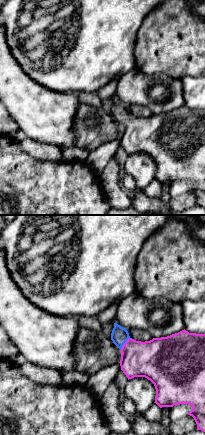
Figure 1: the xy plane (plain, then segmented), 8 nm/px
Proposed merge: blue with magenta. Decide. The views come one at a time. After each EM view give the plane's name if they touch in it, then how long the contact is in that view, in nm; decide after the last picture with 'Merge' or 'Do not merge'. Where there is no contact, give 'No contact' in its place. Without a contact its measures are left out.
Touches blue in xy. Shared border 130 nm

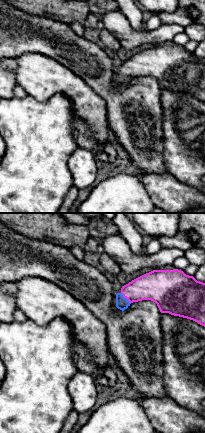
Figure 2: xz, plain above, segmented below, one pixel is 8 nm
Touches blue in xz. Shared border 120 nm

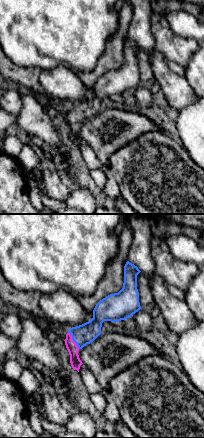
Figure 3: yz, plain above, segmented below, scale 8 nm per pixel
Touches blue in yz. Shared border 160 nm

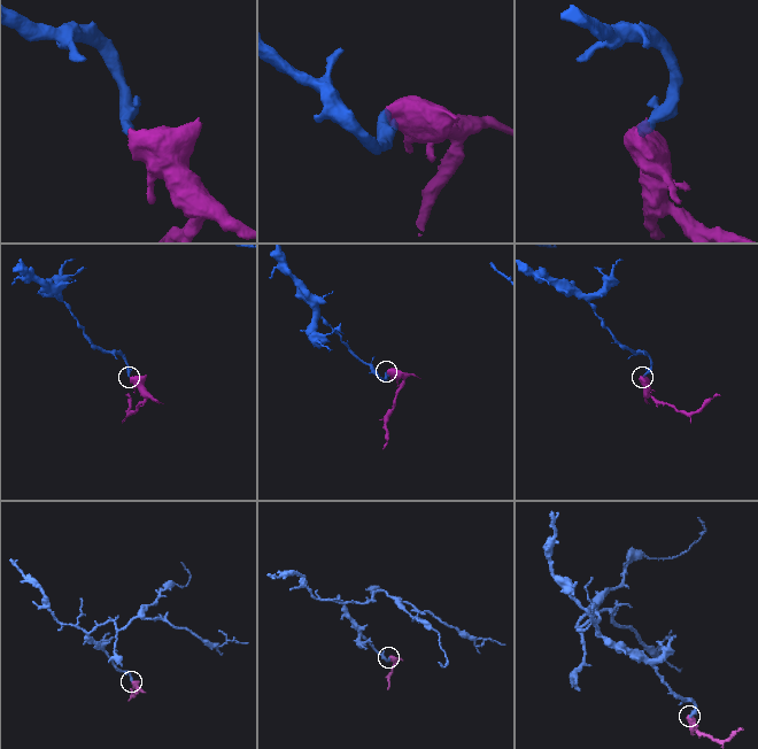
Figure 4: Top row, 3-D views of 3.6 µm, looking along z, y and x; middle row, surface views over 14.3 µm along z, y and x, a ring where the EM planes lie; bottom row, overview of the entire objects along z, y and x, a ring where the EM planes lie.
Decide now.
Merge

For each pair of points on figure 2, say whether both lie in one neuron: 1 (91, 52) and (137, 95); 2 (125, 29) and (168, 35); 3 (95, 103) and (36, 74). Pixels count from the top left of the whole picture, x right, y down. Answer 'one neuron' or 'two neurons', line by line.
1: one neuron
2: one neuron
3: one neuron

